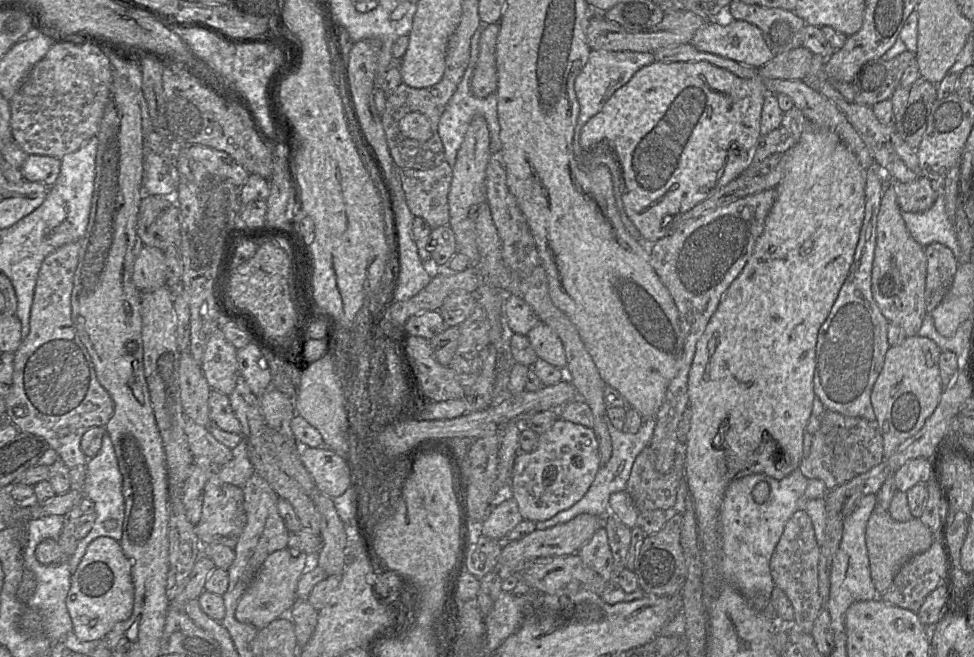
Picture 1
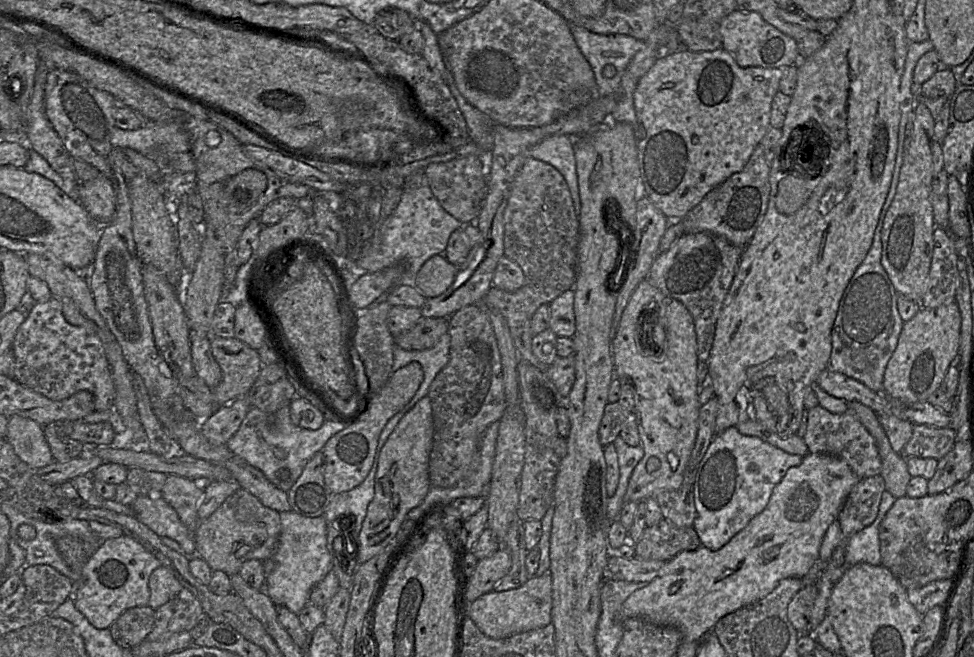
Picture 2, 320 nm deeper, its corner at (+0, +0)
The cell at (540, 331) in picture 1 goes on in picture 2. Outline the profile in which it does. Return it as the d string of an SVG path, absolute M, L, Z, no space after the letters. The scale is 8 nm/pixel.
M569 289L554 300L549 306L548 328L557 337L573 337L575 333L575 316L573 310L574 291Z

